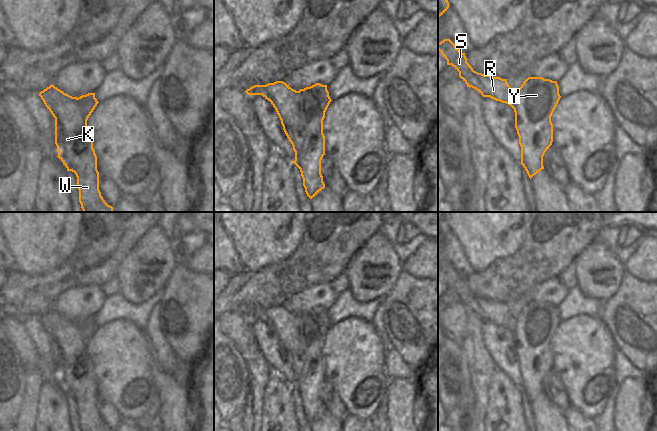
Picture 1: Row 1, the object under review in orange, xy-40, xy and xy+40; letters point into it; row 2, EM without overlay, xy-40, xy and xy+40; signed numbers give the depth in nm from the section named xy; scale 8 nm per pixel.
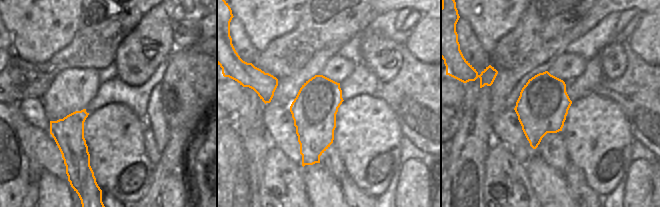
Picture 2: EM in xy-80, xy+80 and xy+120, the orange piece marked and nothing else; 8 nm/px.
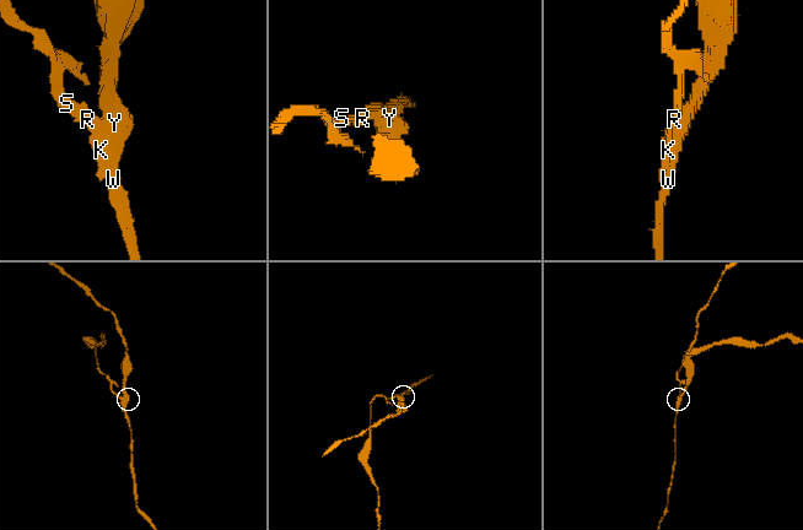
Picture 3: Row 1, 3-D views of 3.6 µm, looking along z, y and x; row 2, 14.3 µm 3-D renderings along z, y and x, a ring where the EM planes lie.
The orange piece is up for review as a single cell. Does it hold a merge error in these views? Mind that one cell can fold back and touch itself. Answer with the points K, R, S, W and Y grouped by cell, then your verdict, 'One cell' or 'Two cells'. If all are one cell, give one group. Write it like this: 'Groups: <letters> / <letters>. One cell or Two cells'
Groups: K R S / W Y. Two cells

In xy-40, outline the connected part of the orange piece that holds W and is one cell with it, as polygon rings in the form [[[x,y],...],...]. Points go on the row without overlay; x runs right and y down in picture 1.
[[[95,317],[82,319],[78,324],[85,340],[85,346],[77,350],[81,376],[75,378],[77,392],[74,397],[78,400],[79,426],[81,431],[112,431],[105,426],[99,414],[97,380],[87,350],[87,344],[99,326],[95,322]]]

